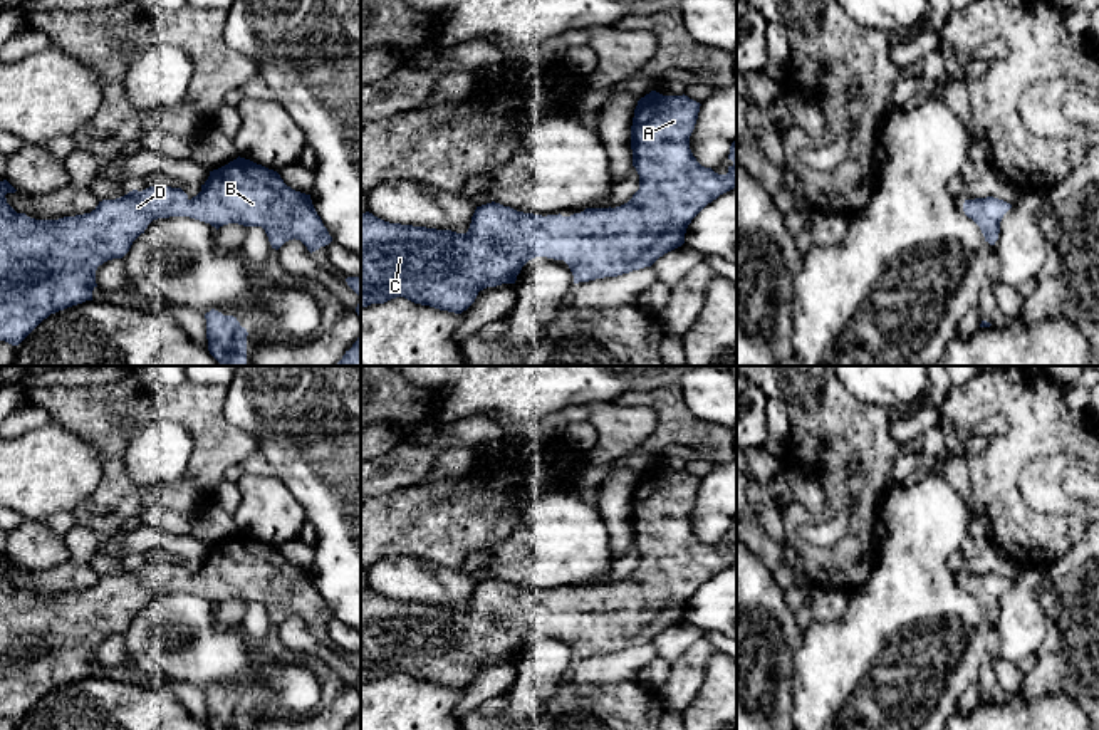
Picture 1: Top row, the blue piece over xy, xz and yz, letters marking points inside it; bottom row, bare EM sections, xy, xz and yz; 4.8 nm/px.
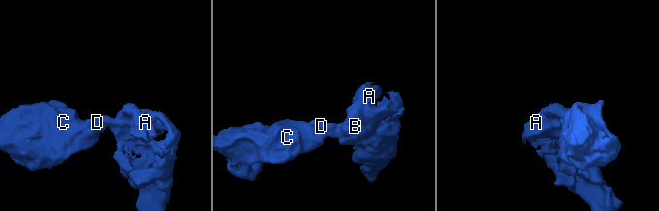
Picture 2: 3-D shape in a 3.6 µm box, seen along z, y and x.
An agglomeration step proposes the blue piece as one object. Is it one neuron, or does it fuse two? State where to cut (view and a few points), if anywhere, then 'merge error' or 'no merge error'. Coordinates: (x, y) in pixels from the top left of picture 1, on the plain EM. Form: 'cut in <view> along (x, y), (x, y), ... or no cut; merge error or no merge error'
no cut; no merge error

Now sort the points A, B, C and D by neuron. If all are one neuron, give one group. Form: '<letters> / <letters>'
A B C D

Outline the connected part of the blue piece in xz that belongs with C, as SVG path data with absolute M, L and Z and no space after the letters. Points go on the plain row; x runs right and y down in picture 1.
M651 467L638 477L631 502L633 542L639 566L616 584L586 584L570 592L534 591L500 579L477 582L466 609L384 597L361 591L361 683L404 673L414 680L461 690L487 663L515 660L522 643L535 634L564 636L574 660L617 653L651 643L685 619L691 596L720 571L737 562L737 515L730 522L727 550L701 542L690 525L700 478L688 472Z

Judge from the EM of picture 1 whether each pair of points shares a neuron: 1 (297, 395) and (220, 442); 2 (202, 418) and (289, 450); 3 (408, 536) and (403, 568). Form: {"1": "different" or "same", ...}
{"1": "different", "2": "different", "3": "different"}

